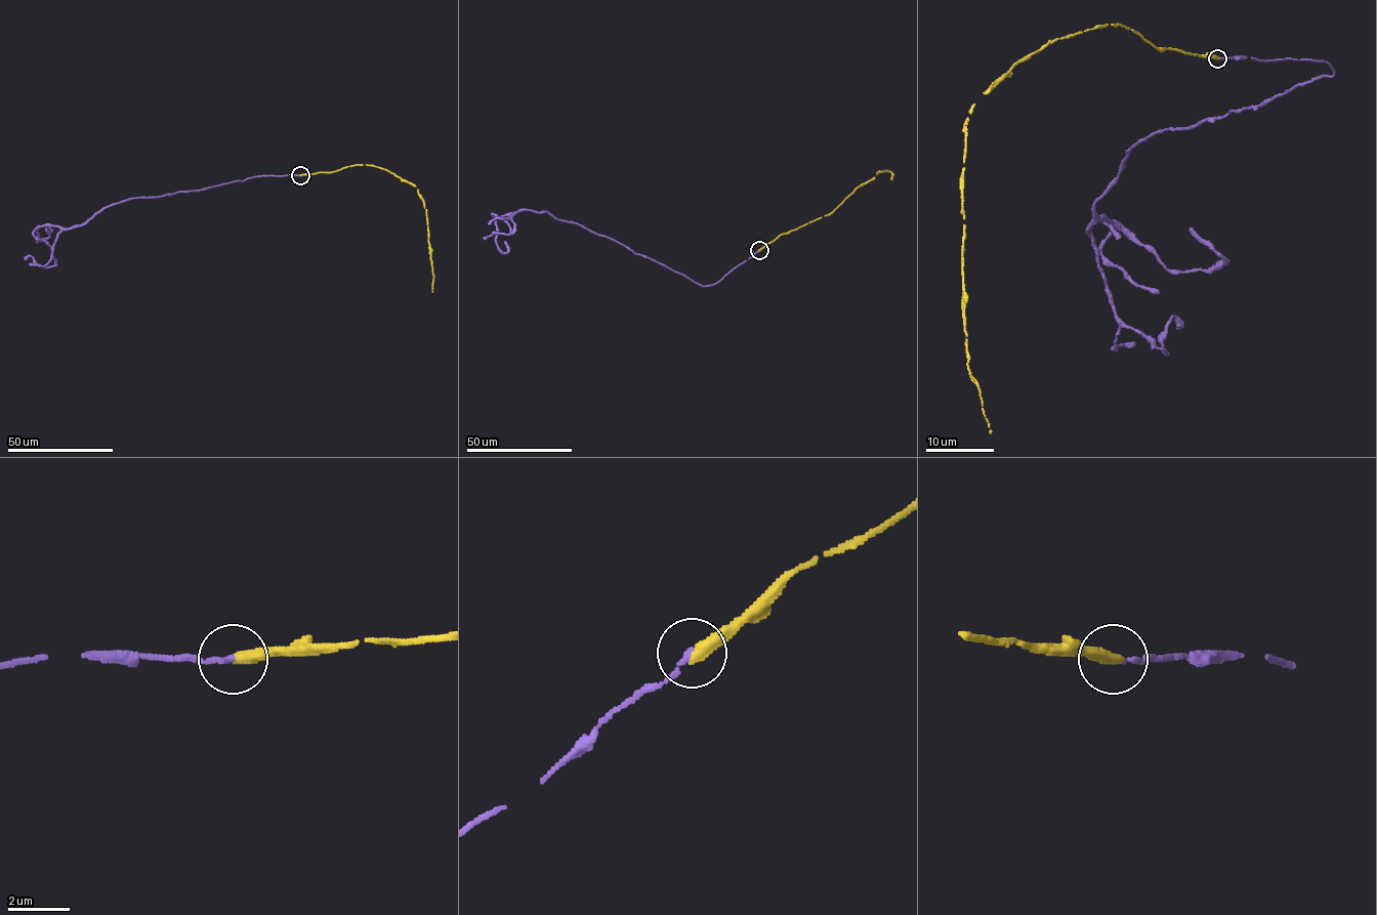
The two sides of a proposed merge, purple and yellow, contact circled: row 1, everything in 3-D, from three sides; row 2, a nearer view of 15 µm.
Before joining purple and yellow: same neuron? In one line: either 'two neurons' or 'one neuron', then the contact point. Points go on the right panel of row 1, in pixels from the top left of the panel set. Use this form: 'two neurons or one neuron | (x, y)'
one neuron | (1217, 58)

